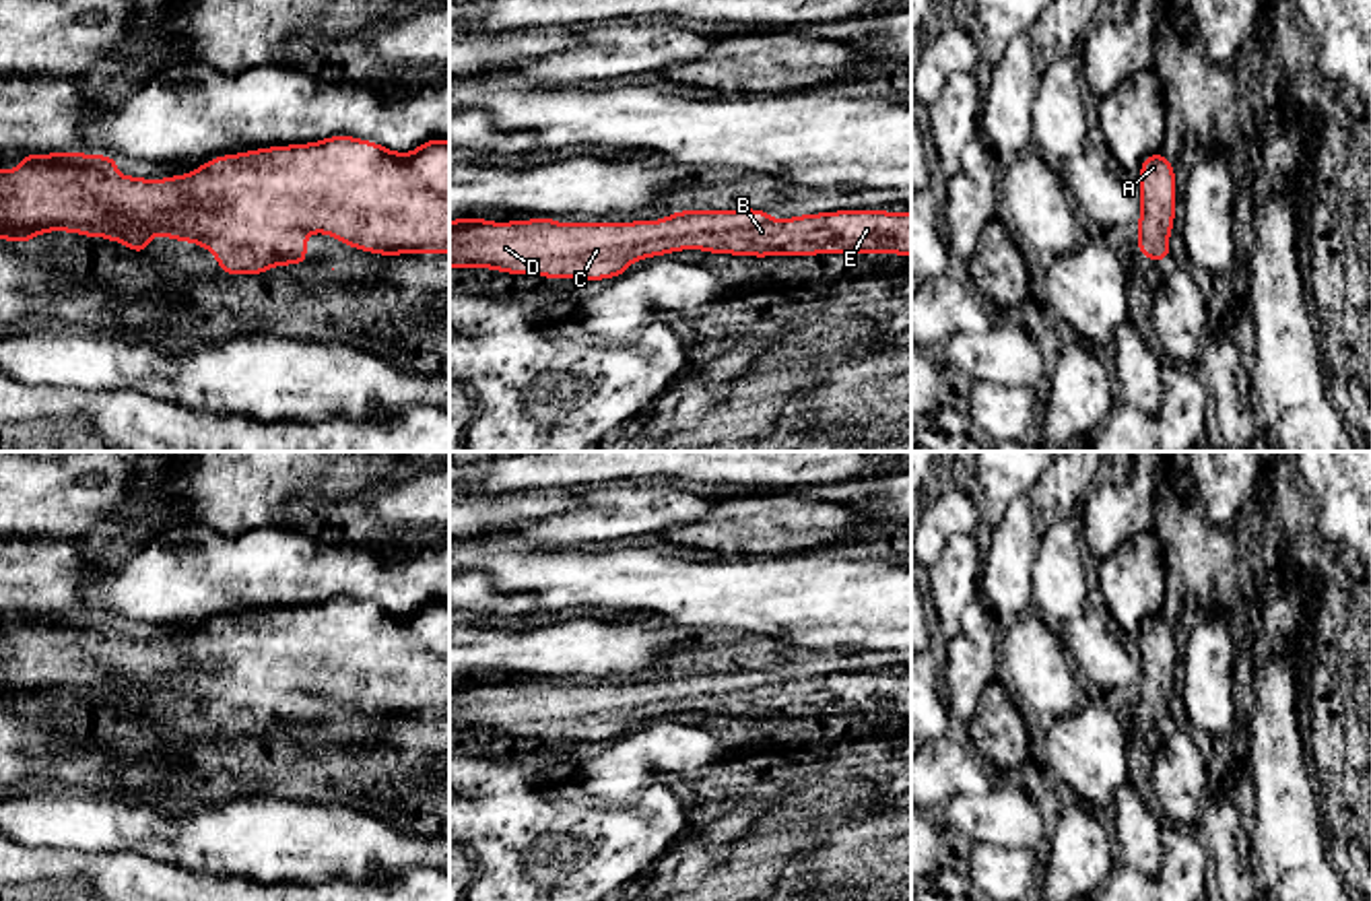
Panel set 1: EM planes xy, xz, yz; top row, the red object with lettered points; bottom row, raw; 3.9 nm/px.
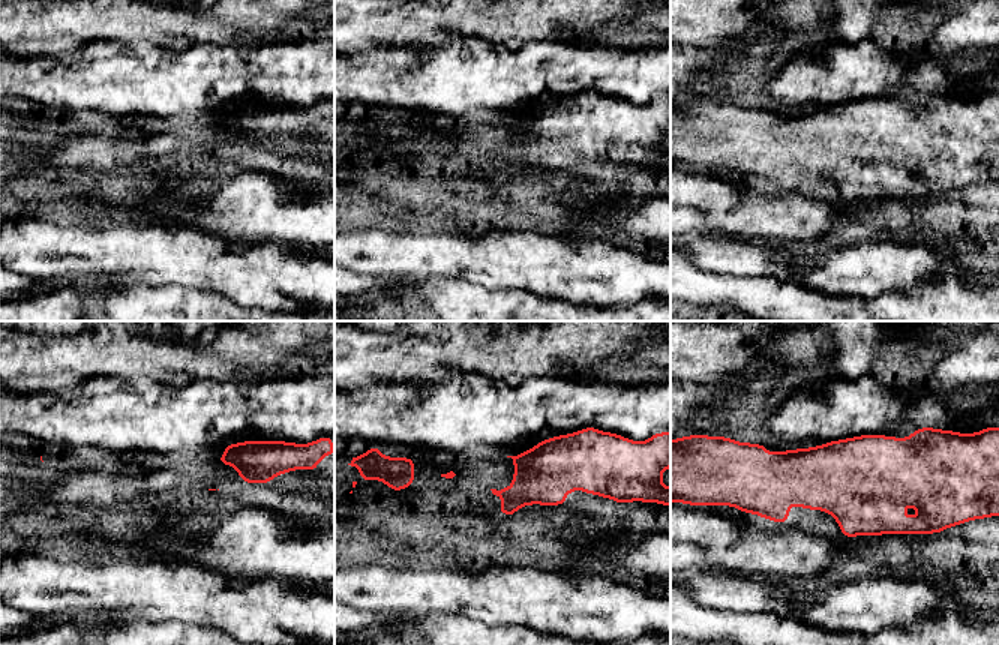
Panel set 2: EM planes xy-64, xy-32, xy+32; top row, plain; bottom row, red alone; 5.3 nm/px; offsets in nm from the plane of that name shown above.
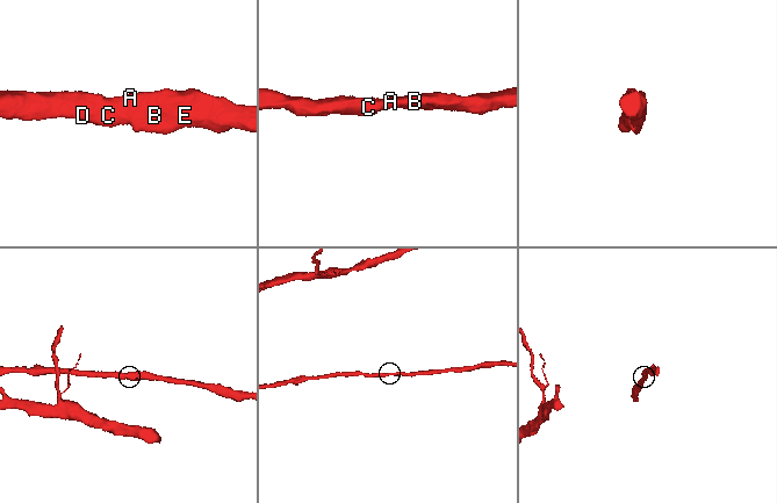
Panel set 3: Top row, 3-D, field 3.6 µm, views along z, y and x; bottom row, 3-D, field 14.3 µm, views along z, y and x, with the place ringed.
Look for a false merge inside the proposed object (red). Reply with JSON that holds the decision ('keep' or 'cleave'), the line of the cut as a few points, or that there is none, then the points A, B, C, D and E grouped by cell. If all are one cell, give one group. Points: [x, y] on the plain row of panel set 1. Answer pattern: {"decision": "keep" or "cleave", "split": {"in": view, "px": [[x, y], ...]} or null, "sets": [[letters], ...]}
{"decision": "keep", "split": null, "sets": [["A", "B", "C", "D", "E"]]}

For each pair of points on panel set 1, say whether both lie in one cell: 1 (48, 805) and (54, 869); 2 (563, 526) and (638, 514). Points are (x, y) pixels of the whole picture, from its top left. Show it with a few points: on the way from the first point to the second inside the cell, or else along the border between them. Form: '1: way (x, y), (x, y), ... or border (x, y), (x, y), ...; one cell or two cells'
1: border (21, 842), (99, 854); two cells
2: way (582, 524), (611, 520), (619, 514); one cell

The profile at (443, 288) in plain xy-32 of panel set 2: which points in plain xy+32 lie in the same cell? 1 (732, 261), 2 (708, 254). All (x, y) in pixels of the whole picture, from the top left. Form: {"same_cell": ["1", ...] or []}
{"same_cell": []}

